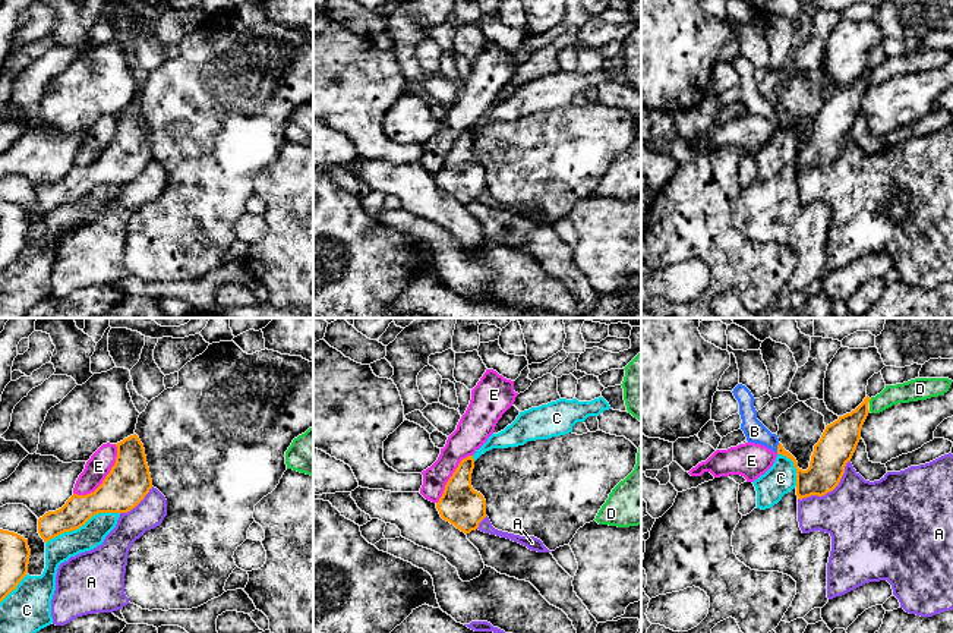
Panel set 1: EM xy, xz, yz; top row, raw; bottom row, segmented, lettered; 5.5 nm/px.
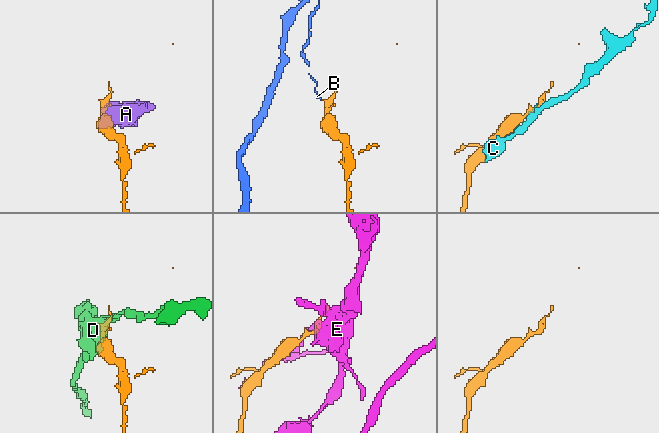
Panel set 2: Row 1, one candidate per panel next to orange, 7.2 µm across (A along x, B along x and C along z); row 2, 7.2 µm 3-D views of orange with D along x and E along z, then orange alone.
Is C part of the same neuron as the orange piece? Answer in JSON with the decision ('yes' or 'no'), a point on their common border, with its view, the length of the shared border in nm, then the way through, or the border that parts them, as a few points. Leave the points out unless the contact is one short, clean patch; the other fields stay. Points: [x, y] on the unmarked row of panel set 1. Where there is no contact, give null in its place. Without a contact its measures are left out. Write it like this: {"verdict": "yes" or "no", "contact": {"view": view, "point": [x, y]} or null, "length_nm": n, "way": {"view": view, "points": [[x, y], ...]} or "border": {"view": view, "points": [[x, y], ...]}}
{"verdict": "no", "contact": {"view": "xy", "point": [82, 197]}, "length_nm": 440}

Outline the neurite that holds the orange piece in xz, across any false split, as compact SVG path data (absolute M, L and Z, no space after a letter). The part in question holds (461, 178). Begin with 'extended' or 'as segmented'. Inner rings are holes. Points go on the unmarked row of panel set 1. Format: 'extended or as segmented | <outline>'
as segmented | M473 127L463 130L436 174L441 189L466 207L486 189L486 171L471 158L473 141Z

